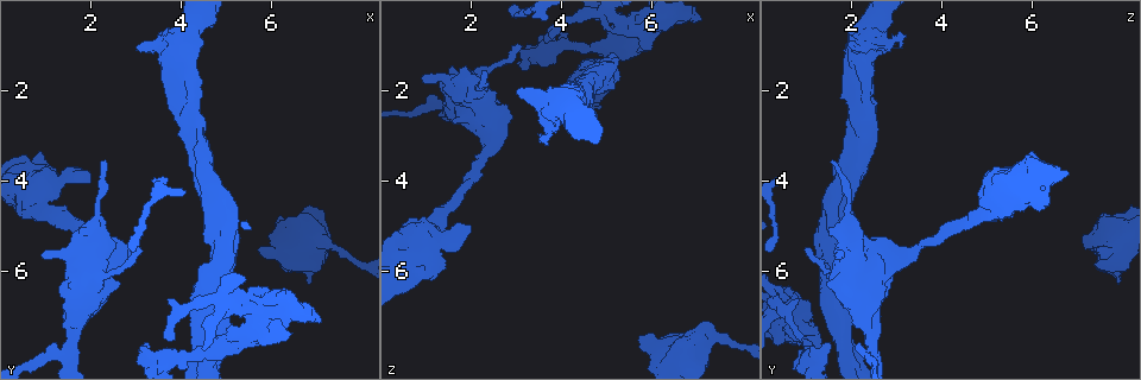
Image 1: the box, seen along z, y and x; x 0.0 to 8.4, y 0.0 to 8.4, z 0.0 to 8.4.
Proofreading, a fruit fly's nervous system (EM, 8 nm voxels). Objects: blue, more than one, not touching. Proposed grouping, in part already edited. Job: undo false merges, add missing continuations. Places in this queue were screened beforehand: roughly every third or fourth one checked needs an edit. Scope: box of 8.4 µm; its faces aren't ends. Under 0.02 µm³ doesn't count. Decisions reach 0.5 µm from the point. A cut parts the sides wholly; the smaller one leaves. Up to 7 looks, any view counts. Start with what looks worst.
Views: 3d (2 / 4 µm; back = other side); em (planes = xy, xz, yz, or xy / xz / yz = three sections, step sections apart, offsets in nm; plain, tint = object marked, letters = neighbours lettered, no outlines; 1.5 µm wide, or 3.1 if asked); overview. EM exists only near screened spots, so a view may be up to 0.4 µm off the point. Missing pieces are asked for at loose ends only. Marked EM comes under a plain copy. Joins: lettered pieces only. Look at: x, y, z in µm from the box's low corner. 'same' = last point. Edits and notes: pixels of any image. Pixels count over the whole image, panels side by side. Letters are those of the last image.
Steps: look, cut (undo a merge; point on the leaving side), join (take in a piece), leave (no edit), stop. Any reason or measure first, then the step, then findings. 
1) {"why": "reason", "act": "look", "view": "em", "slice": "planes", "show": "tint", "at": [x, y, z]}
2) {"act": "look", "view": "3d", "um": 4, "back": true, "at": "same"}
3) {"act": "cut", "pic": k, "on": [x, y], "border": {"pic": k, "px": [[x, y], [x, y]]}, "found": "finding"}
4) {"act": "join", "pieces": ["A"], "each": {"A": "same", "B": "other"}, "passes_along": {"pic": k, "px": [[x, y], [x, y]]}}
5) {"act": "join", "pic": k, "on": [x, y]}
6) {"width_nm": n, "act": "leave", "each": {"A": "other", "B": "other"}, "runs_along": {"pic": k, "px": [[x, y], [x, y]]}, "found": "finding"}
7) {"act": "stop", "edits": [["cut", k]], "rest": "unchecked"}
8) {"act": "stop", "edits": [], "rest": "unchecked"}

{"why": "an open end", "act": "look", "view": "em", "slice": "planes", "show": "letters", "at": [5.70, 5.50, 7.50]}

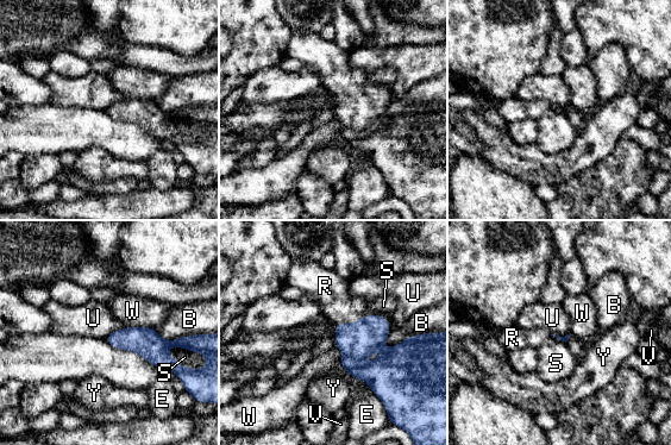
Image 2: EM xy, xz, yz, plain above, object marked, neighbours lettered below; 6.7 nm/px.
{"act": "join", "pieces": ["R"], "each": {"B": "other", "E": "other", "R": "same", "S": "other", "U": "other", "V": "other", "W": "other", "Y": "other"}, "found": "the neuron continues"}

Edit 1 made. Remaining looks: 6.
{"act": "look", "view": "3d", "um": 2, "at": [0.95, 5.50, 1.75]}

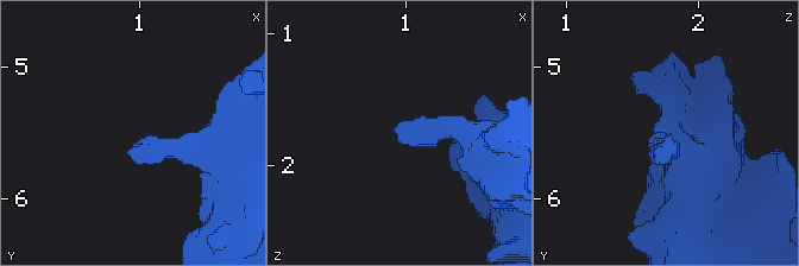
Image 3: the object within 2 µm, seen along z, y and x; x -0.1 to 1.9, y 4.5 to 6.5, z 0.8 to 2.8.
{"why": "need the tissue", "act": "look", "view": "em", "slice": "planes", "show": "letters", "at": [1.00, 5.54, 1.80]}

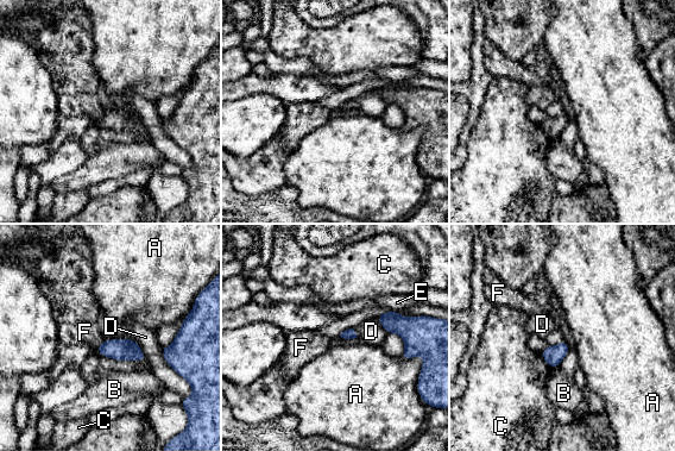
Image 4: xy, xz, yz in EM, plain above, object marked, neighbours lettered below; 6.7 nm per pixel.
{"act": "leave", "each": {"A": "other", "B": "other", "C": "other", "D": "other", "E": "other", "F": "other"}, "border": {"pic": 4, "px": [[103, 340], [96, 348]]}, "found": "no lettered piece goes on from it"}

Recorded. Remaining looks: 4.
{"why": "sudden change in width", "act": "look", "view": "em", "slice": "xz", "step": 4, "show": "tint", "at": [2.15, 5.40, 3.55]}

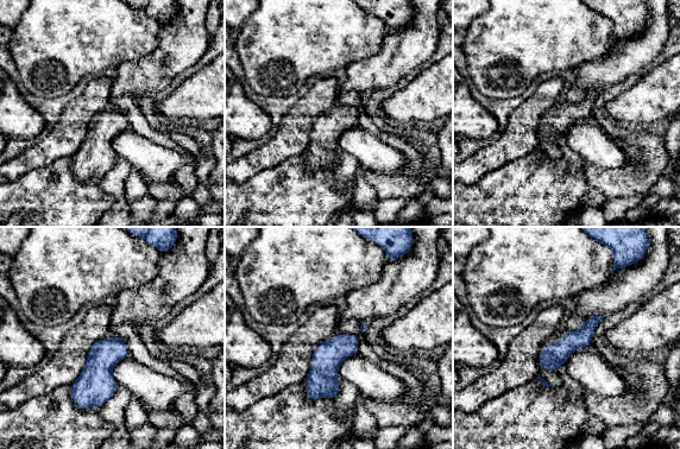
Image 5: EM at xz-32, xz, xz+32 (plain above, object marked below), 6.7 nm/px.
{"act": "look", "view": "em", "slice": "planes", "show": "letters", "at": "same"}

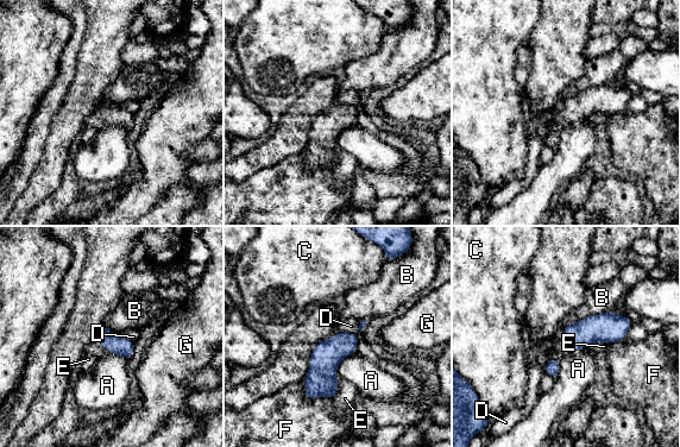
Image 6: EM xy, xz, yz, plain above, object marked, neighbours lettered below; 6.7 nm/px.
{"act": "leave", "each": {"A": "other", "B": "other", "C": "other", "D": "other", "E": "other", "F": "other", "G": "other"}, "border": {"pic": 6, "px": [[610, 310], [592, 314], [578, 321]]}, "found": "one neuron here"}

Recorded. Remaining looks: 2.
{"act": "stop", "edits": [["join", 2]], "rest": "unchecked"}

